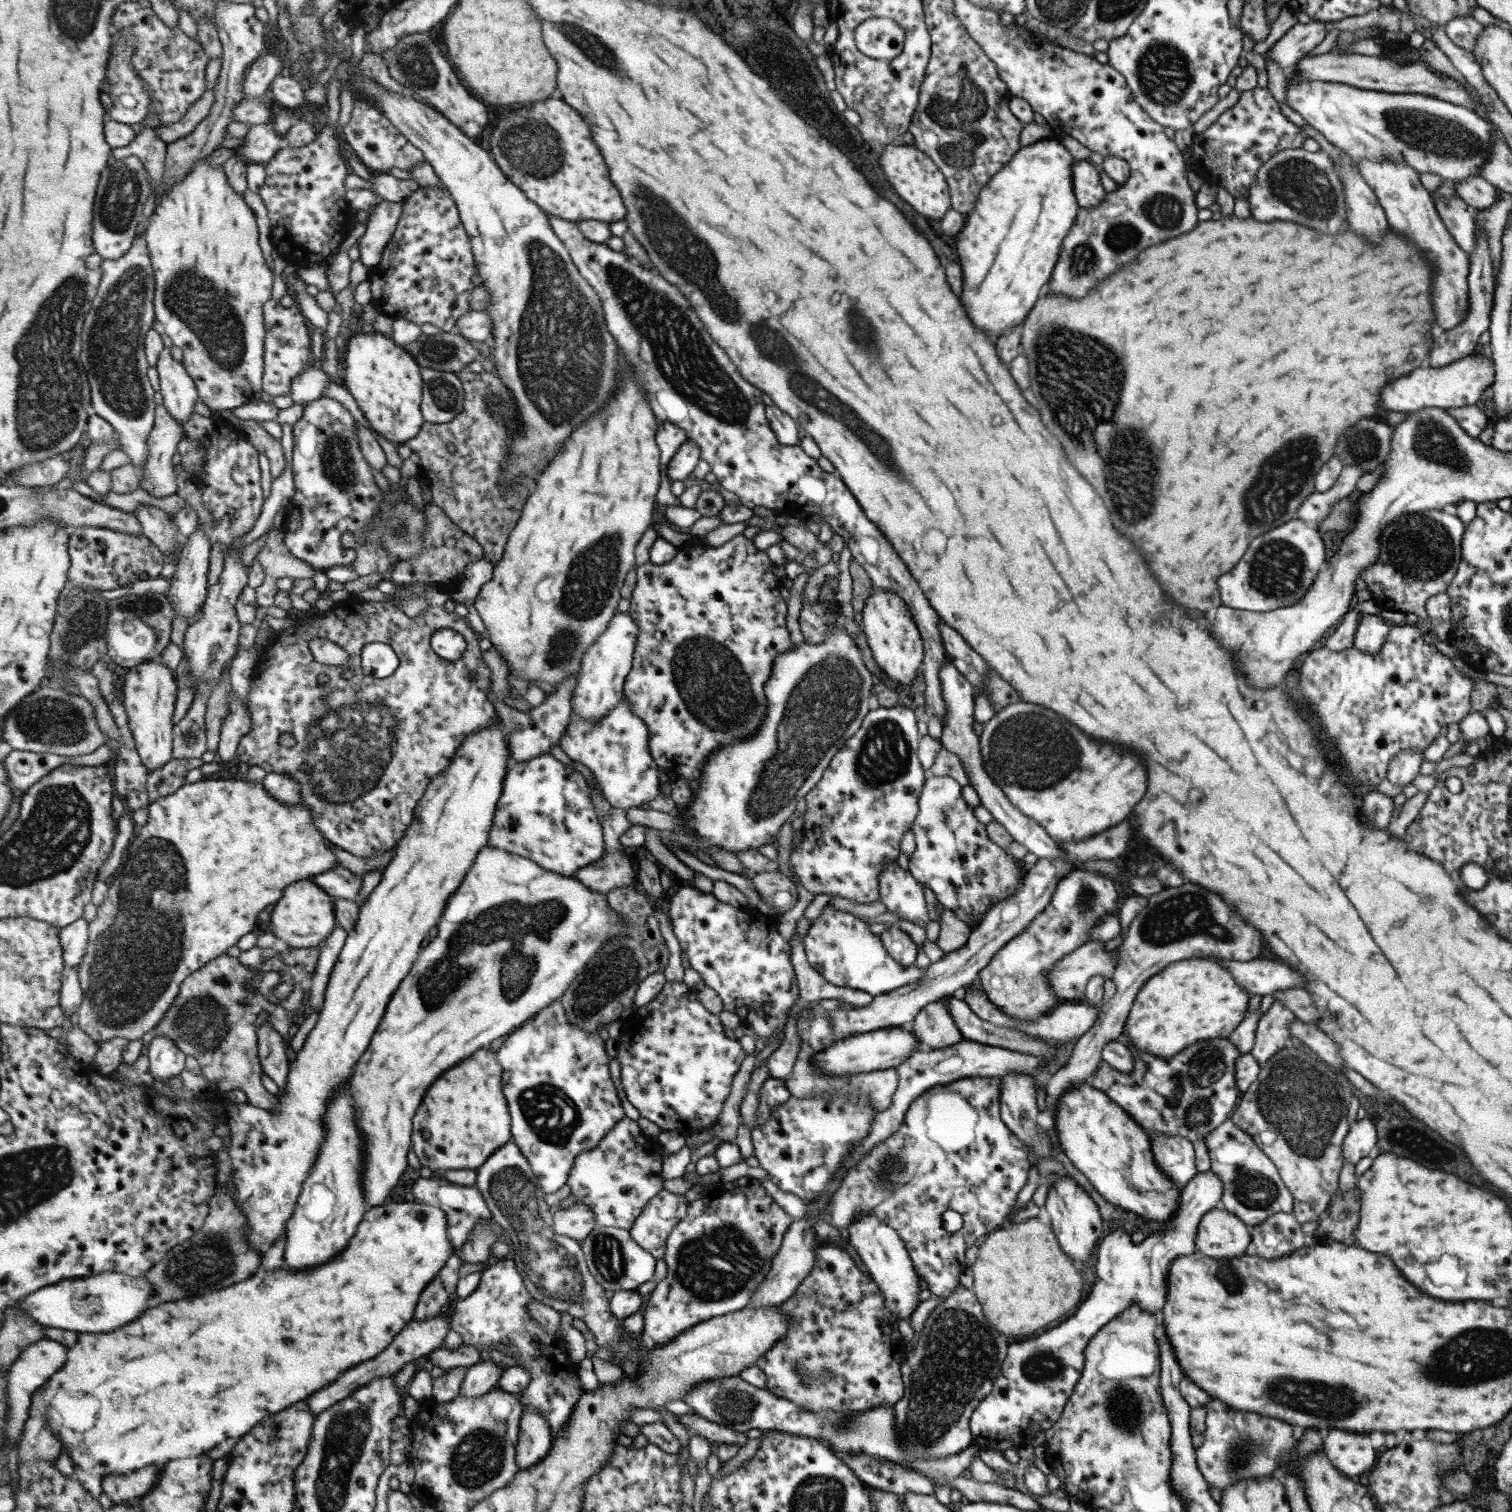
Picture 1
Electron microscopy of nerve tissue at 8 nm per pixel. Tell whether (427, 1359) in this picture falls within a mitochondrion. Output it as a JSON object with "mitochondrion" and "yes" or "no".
{"mitochondrion":"no"}

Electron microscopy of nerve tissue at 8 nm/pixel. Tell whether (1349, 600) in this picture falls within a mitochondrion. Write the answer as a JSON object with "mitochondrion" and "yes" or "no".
{"mitochondrion":"no"}

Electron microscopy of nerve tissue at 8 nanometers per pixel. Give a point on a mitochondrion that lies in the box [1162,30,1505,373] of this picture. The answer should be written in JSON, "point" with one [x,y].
{"point":[1433,134]}

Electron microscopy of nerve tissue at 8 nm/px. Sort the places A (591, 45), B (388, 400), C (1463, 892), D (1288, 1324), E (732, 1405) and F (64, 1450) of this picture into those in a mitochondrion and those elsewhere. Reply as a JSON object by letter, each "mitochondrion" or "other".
{"A":"mitochondrion","B":"other","C":"other","D":"other","E":"mitochondrion","F":"other"}

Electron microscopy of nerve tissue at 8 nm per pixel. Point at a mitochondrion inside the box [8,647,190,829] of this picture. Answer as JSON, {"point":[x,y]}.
{"point":[56,722]}

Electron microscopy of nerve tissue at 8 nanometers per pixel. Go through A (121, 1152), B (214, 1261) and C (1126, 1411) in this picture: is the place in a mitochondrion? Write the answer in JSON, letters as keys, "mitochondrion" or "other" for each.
{"A":"other","B":"mitochondrion","C":"mitochondrion"}

